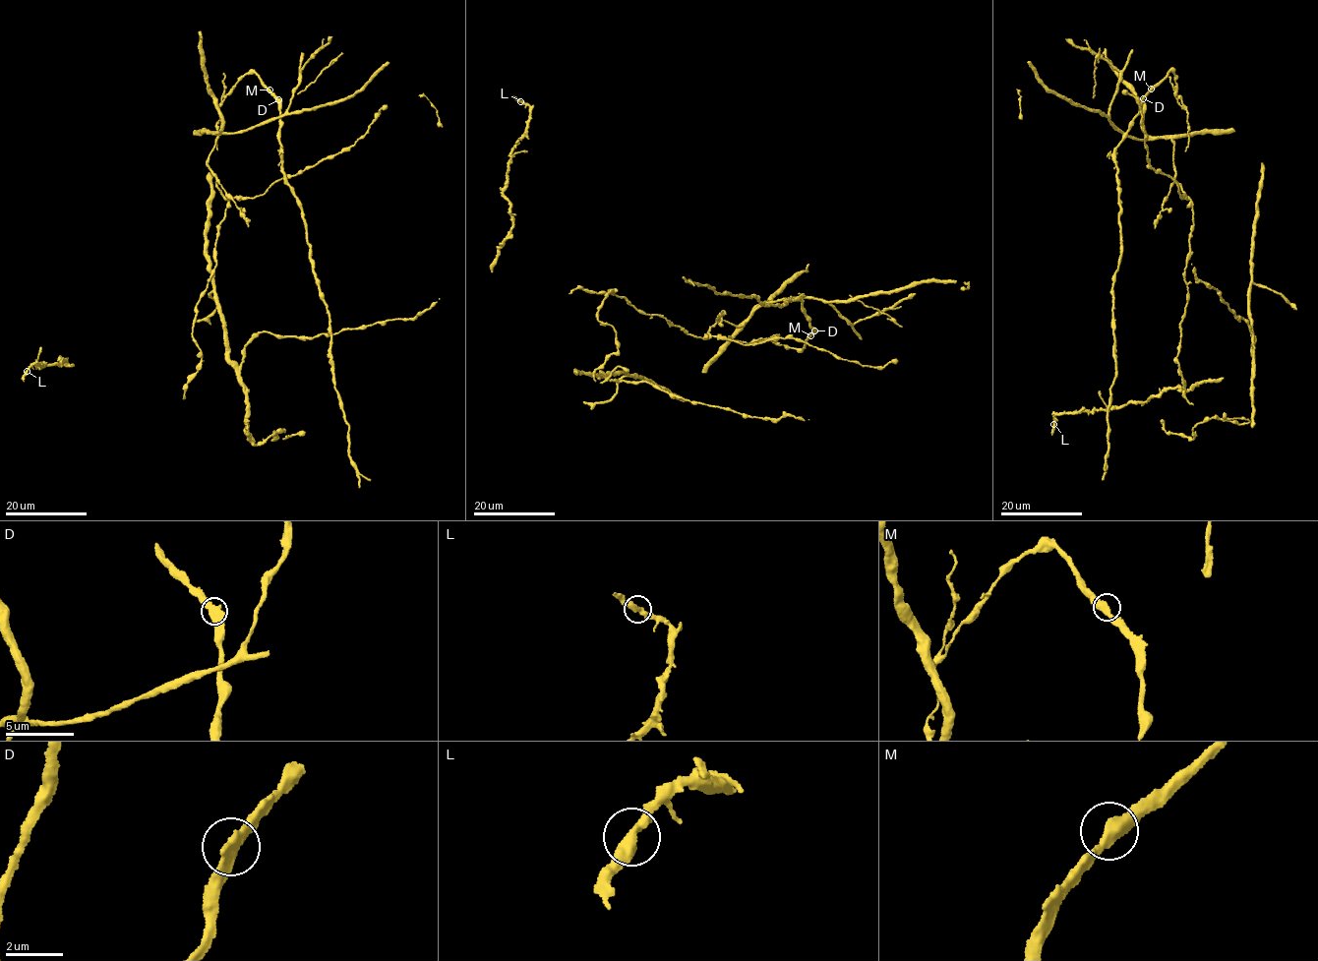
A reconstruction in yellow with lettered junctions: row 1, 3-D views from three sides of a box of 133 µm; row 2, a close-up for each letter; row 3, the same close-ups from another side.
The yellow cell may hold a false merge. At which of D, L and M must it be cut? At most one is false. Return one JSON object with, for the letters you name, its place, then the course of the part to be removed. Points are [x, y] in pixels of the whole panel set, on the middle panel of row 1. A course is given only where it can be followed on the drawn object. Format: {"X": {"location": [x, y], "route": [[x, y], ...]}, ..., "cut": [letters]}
{"cut": []}

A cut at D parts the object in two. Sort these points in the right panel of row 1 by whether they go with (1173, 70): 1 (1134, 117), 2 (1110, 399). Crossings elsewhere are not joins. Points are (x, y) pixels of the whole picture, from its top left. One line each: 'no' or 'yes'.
1: no
2: no

